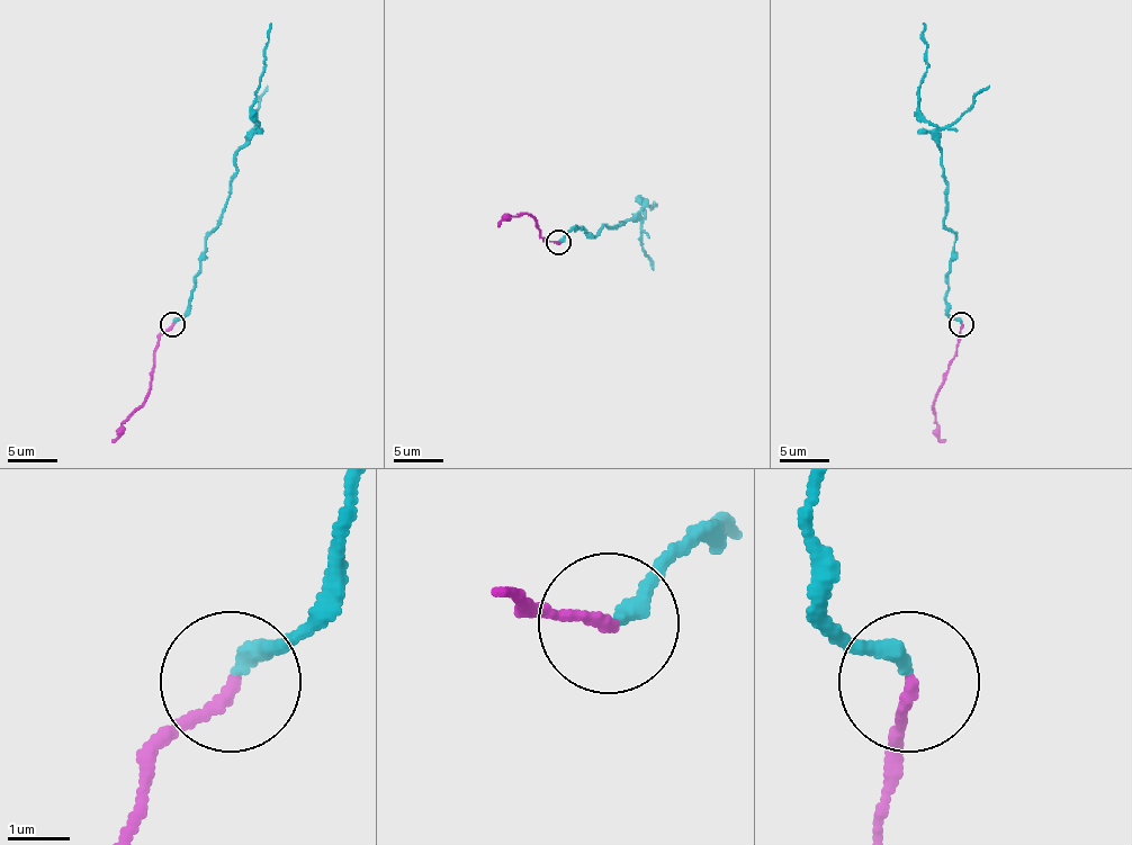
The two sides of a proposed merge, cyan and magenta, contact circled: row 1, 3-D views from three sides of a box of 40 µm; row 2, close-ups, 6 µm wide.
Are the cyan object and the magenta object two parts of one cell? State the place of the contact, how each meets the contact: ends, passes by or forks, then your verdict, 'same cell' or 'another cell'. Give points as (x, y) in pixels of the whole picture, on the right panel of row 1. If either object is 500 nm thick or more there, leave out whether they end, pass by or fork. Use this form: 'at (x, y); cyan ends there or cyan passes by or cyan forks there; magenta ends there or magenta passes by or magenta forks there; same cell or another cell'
at (961, 324); cyan ends there; magenta ends there; same cell

